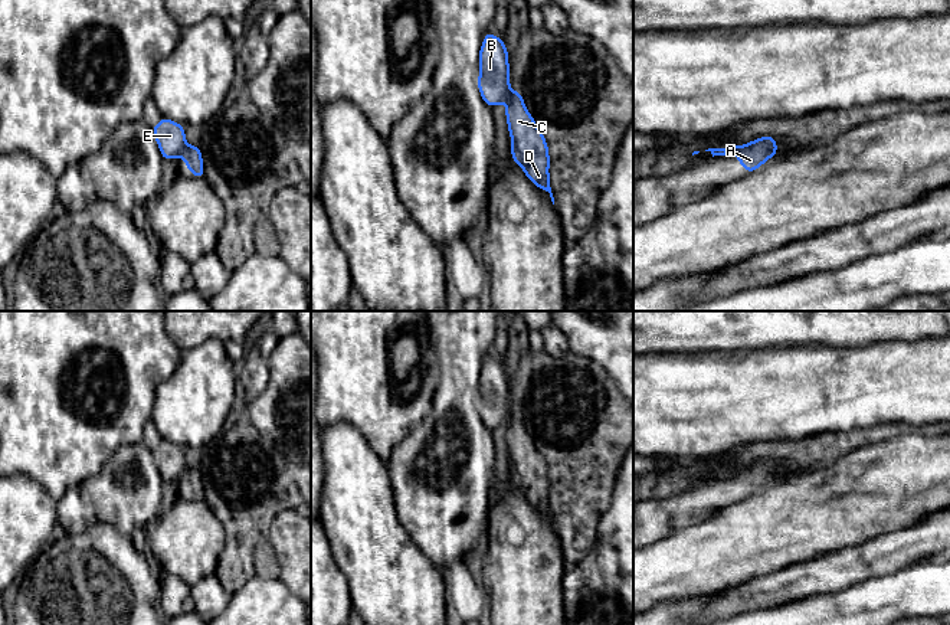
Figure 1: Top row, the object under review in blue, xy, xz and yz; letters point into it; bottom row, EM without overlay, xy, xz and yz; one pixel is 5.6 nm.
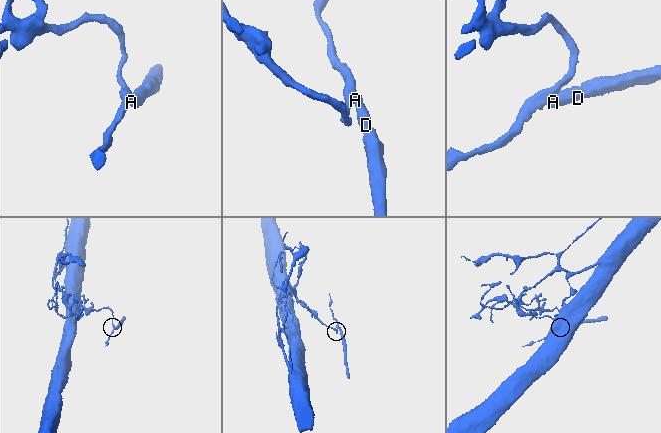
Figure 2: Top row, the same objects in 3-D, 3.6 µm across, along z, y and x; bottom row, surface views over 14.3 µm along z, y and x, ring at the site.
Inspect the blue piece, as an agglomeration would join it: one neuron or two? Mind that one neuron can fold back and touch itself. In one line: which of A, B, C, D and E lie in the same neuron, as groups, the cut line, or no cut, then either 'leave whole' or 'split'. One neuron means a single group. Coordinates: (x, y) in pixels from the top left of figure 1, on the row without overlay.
groups A C D / B E; cut xy (186, 468), (180, 478); split

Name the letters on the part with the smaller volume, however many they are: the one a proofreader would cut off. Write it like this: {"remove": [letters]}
{"remove": ["A", "C", "D"]}

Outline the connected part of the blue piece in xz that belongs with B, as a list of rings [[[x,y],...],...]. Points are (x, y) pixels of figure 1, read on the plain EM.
[[[487,354],[479,372],[479,400],[478,412],[488,429],[505,425],[510,409],[508,372],[504,363]]]

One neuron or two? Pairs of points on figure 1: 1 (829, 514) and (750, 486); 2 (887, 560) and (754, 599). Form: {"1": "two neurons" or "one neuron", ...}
{"1": "two neurons", "2": "one neuron"}

